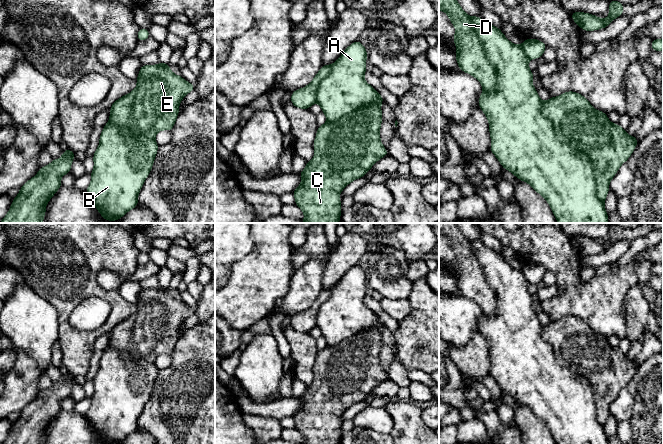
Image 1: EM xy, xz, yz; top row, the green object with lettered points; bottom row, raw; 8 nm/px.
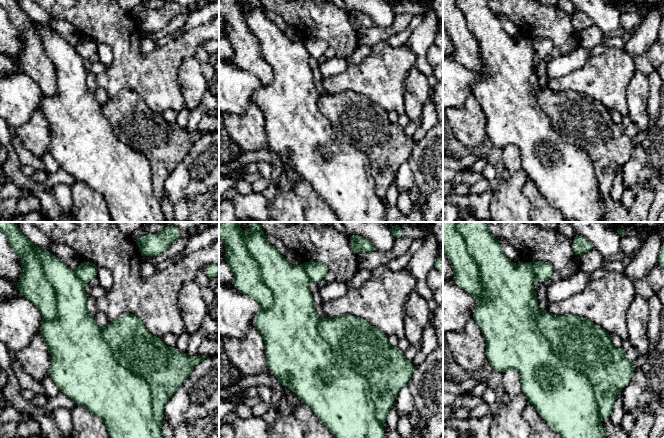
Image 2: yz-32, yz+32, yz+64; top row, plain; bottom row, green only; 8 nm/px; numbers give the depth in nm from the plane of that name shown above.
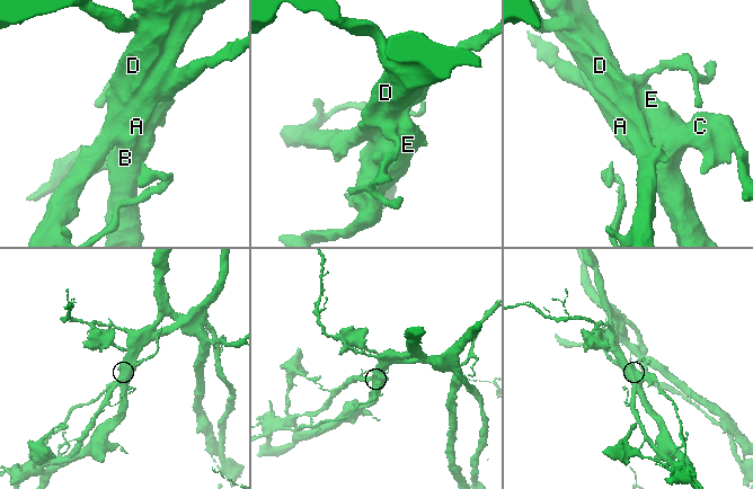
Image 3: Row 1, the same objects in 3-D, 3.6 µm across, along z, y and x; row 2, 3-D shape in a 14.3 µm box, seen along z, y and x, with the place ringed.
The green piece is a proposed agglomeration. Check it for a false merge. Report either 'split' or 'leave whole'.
split

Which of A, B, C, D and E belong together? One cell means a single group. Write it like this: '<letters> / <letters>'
A B D / C E

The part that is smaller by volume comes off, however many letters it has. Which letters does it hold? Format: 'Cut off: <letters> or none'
Cut off: C, E

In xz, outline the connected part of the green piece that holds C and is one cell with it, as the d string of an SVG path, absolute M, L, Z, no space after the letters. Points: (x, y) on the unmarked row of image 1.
M377 317L373 329L349 337L336 346L326 346L318 350L314 364L314 381L299 397L302 405L293 415L295 429L305 439L302 444L340 444L342 436L339 419L355 403L365 400L372 390L388 375L381 367L381 328L384 322Z

